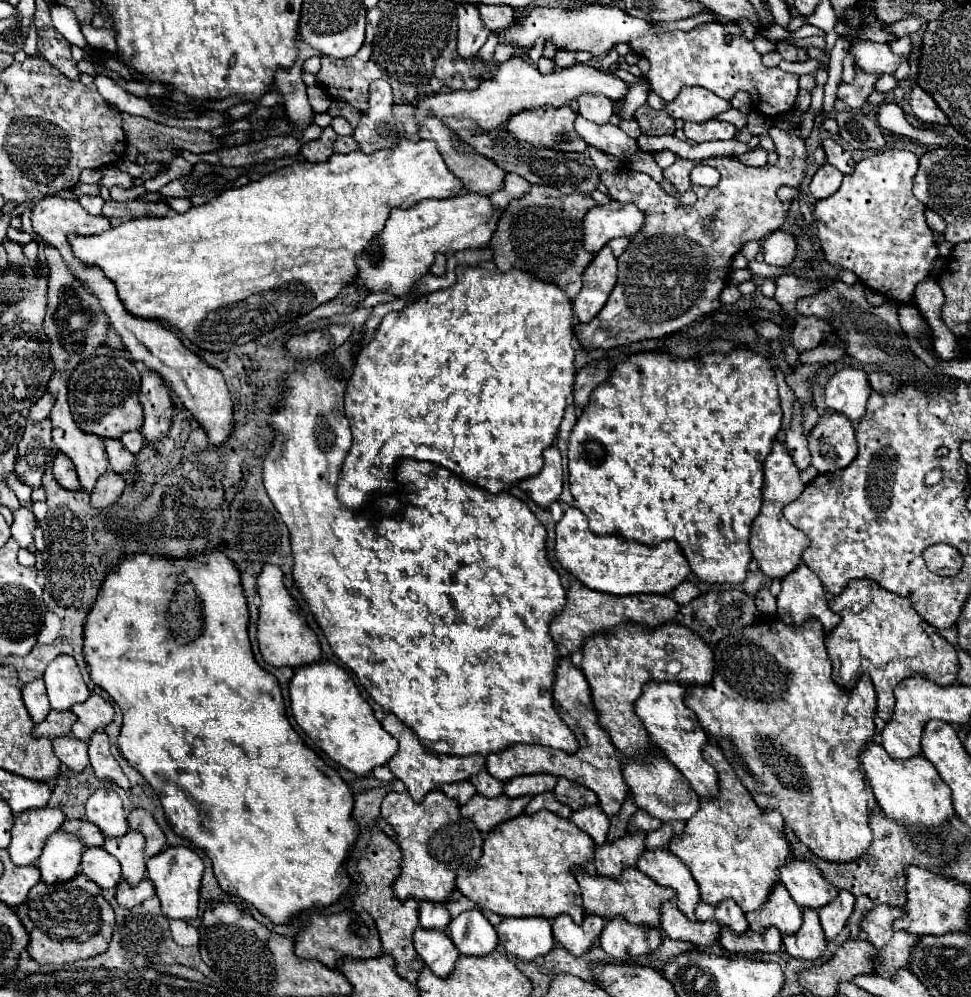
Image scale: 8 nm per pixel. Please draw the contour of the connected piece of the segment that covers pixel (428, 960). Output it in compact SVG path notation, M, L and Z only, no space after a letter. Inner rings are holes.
M418 926L414 930L414 948L424 964L442 978L452 972L458 958L458 950L454 950L454 942L450 942L444 930L426 930Z

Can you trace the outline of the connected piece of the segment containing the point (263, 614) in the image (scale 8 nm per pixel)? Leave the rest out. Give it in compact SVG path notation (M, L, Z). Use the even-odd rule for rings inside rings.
M264 566L258 576L258 596L260 596L260 612L258 612L258 648L266 664L270 666L290 666L298 668L302 664L312 664L320 660L320 644L316 634L308 628L304 614L300 612L296 600L288 594L282 584L282 570L278 566Z

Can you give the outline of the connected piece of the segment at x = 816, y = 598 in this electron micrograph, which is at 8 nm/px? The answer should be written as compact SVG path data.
M800 564L794 572L782 578L782 590L776 600L778 618L786 624L802 624L810 618L818 618L824 630L830 632L840 622L838 614L828 606L828 598L818 576L806 564Z

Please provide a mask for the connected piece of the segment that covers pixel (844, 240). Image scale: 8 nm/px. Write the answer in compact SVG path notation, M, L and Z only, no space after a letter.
M876 152L872 158L856 162L856 170L844 178L842 190L814 206L824 260L854 272L868 290L902 304L912 300L916 284L928 278L938 258L934 234L924 220L926 208L912 194L916 172L918 158L912 152Z

